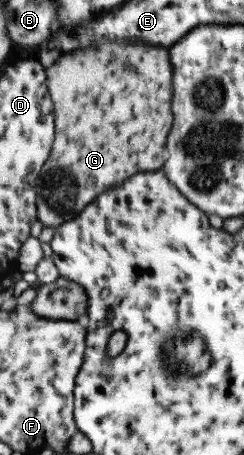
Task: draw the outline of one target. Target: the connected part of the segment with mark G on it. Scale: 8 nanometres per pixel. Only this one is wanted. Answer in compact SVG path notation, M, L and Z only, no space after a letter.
M106 40L106 42L98 42L98 48L96 48L96 44L90 44L86 48L76 49L74 52L68 52L68 54L56 55L53 61L45 64L45 69L49 98L54 104L54 140L50 154L40 170L39 177L35 181L35 190L37 192L35 202L37 220L40 221L43 227L48 226L48 228L55 229L68 219L74 220L81 213L83 207L89 205L98 194L102 194L102 192L106 192L112 187L117 187L122 181L126 181L136 174L145 171L159 171L161 169L166 157L164 148L166 136L171 126L170 122L172 122L170 111L172 66L170 66L168 50L162 48L162 46L152 46L152 44L146 42L110 42L110 40Z

